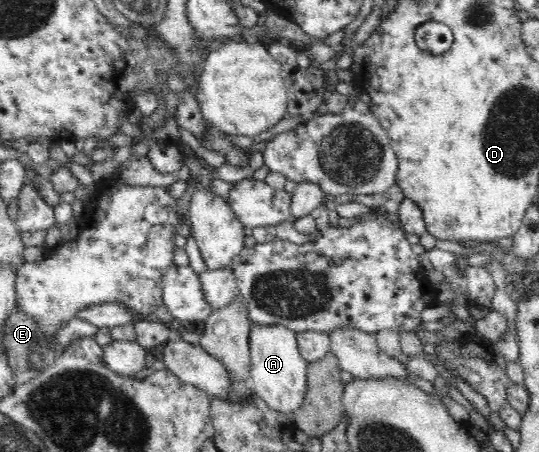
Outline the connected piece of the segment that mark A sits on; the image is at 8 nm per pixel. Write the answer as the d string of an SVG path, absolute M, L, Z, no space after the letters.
M253 324L250 338L250 376L255 382L252 393L255 393L270 409L293 418L293 413L302 408L307 393L308 362L299 354L296 334L283 327L259 328Z

